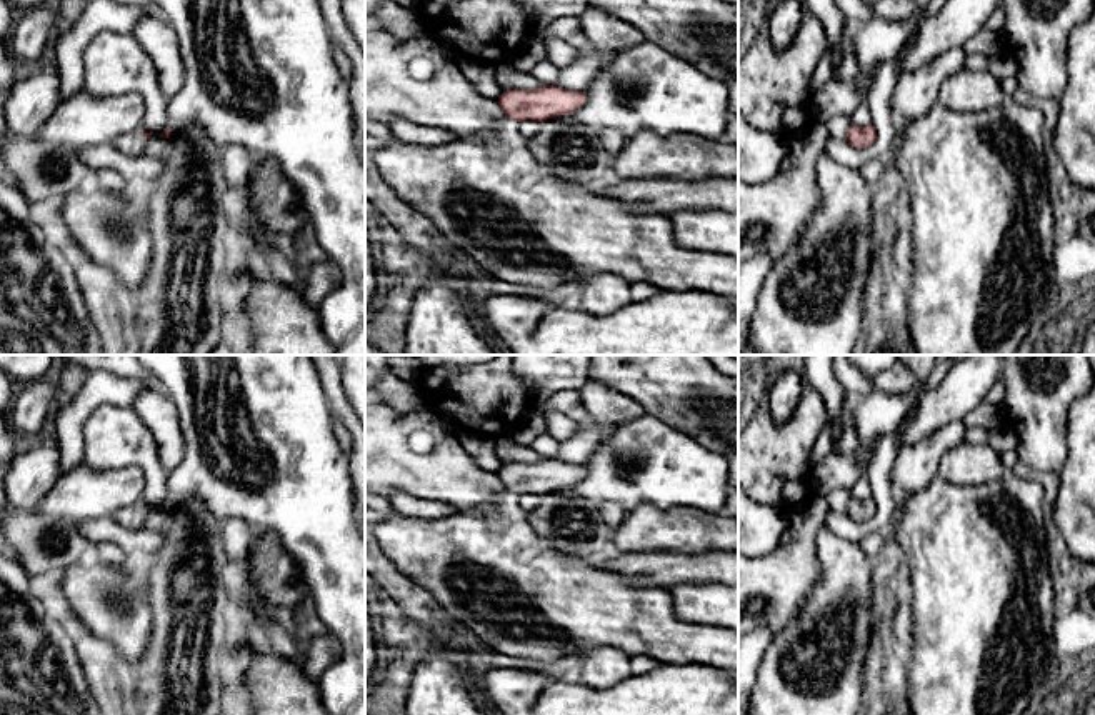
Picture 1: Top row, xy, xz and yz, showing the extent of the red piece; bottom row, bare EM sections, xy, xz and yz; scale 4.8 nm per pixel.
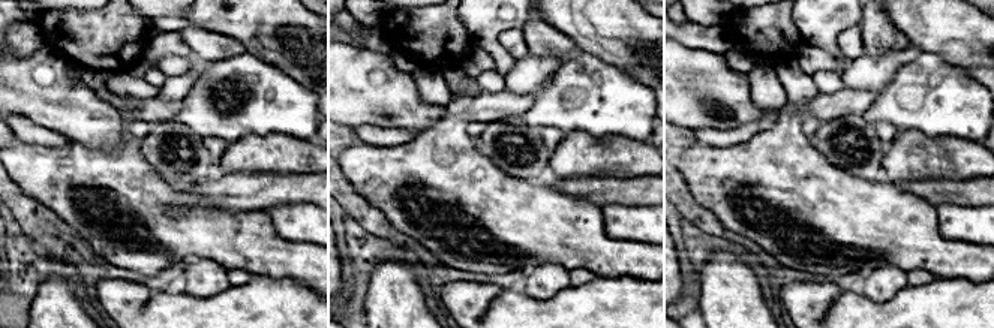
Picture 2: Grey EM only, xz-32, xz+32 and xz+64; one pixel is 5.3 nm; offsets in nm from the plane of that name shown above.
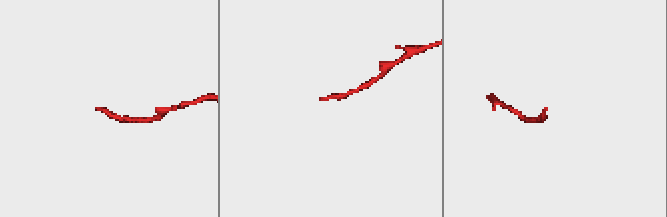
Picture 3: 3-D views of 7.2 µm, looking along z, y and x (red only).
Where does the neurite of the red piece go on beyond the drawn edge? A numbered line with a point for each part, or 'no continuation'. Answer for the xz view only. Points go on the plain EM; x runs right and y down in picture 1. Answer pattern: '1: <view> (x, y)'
1: xz (489, 569)

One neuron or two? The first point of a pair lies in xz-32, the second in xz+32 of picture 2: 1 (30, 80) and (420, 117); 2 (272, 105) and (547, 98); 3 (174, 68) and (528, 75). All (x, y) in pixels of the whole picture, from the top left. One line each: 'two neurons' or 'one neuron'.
1: one neuron
2: one neuron
3: two neurons

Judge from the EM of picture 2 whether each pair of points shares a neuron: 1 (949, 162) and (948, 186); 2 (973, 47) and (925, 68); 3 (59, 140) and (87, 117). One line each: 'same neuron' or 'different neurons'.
1: different neurons
2: different neurons
3: different neurons

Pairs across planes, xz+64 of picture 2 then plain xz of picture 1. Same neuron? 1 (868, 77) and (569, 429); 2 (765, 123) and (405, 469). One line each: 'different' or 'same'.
1: different
2: different

